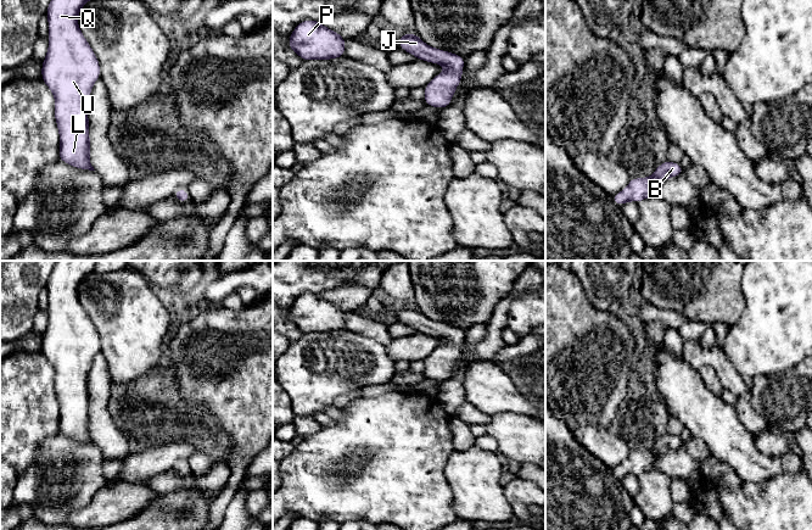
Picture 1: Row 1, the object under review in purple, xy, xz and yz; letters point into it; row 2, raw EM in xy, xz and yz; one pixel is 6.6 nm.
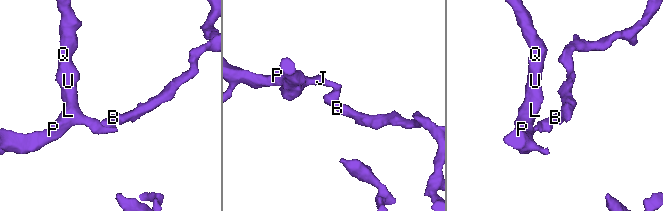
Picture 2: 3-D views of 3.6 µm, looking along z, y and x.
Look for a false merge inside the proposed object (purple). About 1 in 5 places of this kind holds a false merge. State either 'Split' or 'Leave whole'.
Leave whole

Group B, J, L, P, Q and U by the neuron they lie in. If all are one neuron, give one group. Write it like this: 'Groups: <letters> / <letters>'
Groups: B J L P Q U

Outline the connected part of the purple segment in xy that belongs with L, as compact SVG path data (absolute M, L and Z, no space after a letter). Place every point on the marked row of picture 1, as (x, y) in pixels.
M50 0L46 10L49 49L41 66L41 79L55 95L54 115L60 133L58 158L78 169L95 171L90 163L88 101L91 88L100 79L100 63L78 26L80 9L90 0Z

